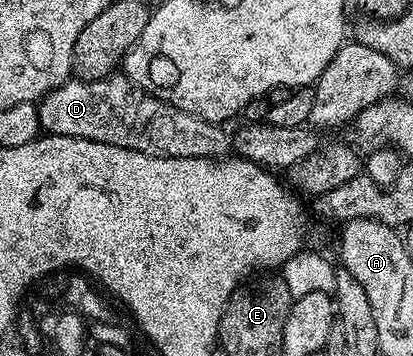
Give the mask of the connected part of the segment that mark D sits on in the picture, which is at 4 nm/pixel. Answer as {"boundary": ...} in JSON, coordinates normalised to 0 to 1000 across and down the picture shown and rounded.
{"boundary":[[[278,205],[242,228],[203,230],[172,219],[126,253],[92,292],[92,337],[114,376],[223,393],[283,407],[363,438],[455,441],[458,447],[538,447],[562,419],[562,390],[540,354],[494,340],[472,320],[407,295],[339,253],[300,205]]]}

